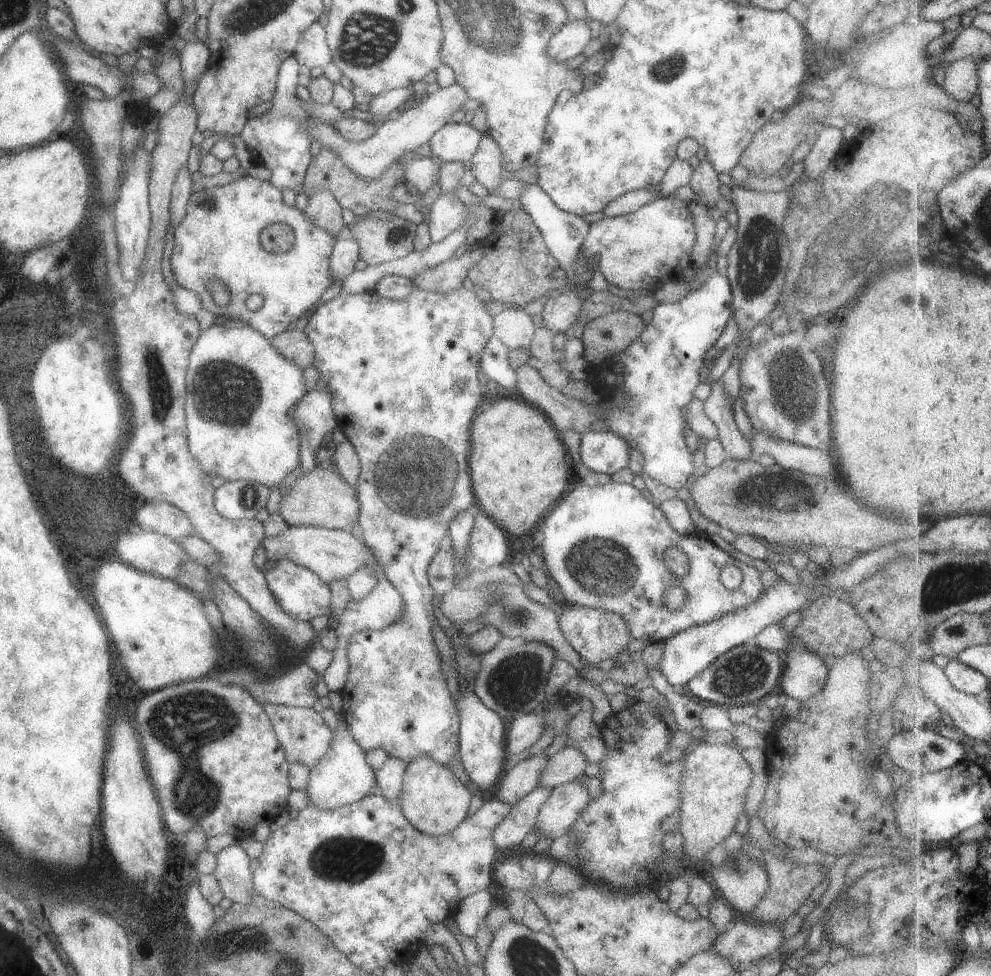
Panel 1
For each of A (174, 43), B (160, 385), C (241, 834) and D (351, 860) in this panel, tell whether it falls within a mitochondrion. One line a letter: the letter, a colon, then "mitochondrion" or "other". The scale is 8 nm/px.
A: other
B: mitochondrion
C: other
D: mitochondrion

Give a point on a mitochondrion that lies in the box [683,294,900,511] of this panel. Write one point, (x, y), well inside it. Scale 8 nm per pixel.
(792, 388)

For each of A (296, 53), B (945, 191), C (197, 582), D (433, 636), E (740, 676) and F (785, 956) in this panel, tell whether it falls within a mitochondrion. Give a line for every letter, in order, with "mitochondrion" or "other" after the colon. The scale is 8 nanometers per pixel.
A: other
B: other
C: other
D: other
E: mitochondrion
F: other

